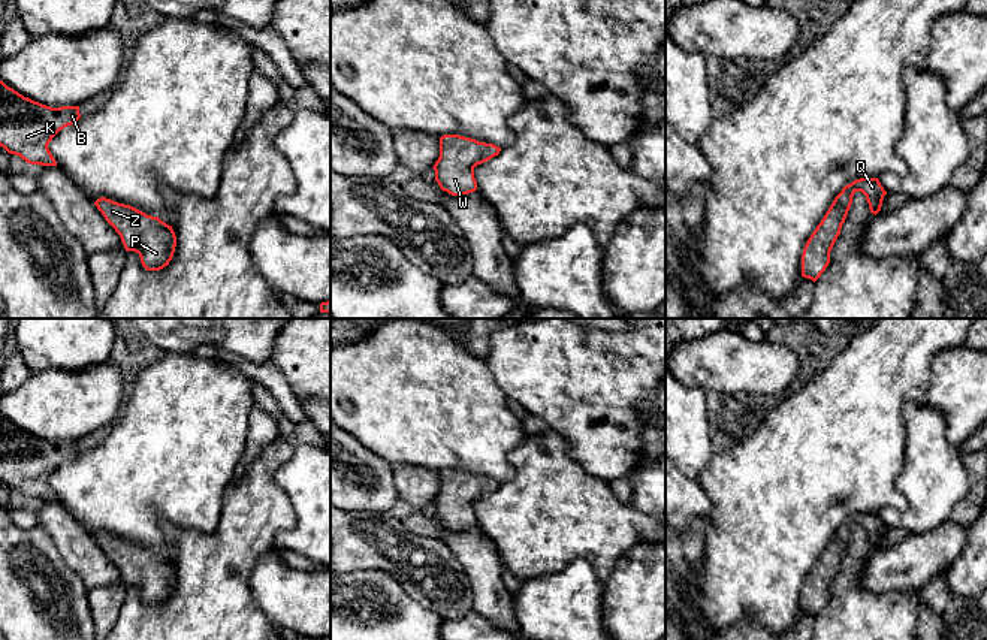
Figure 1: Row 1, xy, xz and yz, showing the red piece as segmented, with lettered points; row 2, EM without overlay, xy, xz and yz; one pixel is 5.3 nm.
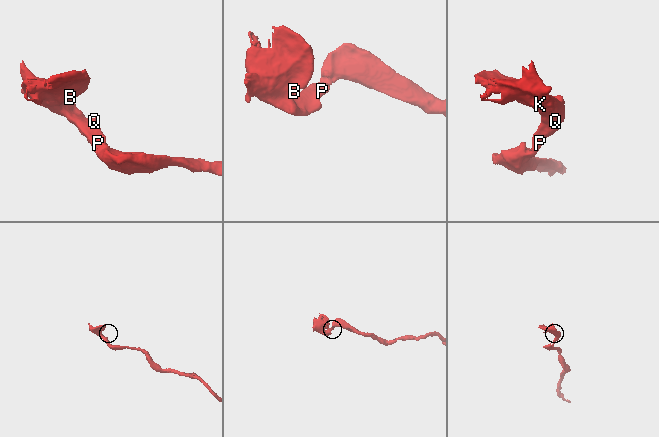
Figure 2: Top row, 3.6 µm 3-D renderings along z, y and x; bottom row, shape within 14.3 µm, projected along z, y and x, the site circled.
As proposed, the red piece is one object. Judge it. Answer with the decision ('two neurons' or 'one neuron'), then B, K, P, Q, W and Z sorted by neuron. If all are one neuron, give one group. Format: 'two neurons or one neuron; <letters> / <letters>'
one neuron; B K P Q W Z

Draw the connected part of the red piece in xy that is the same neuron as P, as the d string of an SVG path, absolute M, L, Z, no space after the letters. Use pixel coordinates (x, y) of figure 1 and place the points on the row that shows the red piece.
M106 197L97 199L94 205L120 235L126 251L139 254L147 271L160 271L169 265L176 247L172 226L159 217Z

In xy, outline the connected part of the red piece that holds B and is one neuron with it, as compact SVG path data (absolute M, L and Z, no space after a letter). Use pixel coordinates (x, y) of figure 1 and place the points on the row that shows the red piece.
M0 81L0 147L30 164L57 166L48 145L52 138L81 118L79 106L51 108L24 97Z

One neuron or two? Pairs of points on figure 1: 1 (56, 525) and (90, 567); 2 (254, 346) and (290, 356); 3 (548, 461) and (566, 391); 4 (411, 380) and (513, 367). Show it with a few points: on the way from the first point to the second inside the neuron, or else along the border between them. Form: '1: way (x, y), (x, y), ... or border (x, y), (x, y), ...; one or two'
1: way (66, 536), (85, 557); one
2: border (278, 334), (268, 361); two
3: border (549, 428), (566, 441), (567, 452), (575, 461); two
4: border (485, 359), (495, 383), (507, 397); two

